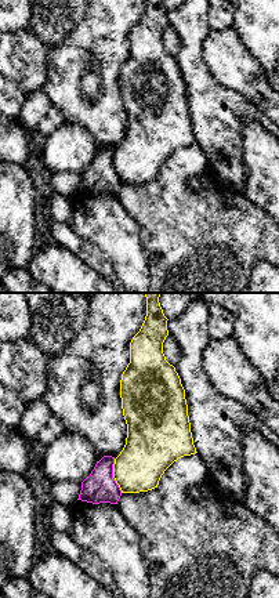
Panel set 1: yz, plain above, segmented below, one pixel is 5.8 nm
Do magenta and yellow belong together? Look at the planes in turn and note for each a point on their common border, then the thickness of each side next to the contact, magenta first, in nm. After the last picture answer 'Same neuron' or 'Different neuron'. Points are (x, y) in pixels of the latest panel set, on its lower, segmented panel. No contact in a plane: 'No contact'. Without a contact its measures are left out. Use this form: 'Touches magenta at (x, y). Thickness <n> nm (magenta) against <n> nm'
Touches magenta at (112, 475). Thickness 180 nm (magenta) against 280 nm

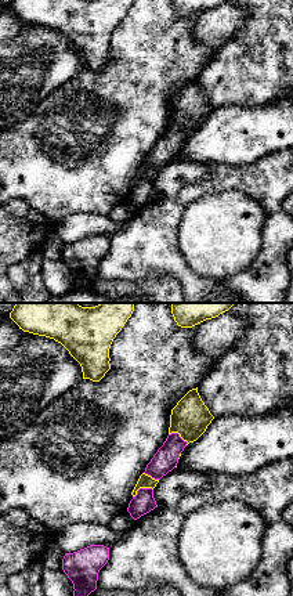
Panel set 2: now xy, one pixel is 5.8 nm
Touches magenta at (141, 488). Thickness 120 nm (magenta) against 80 nm

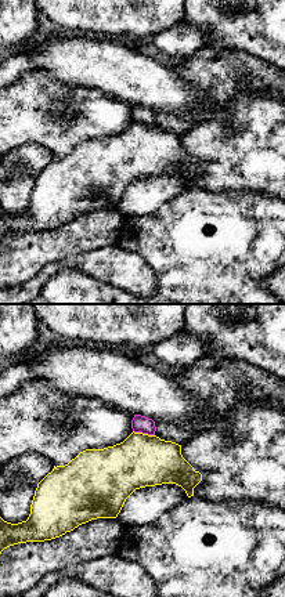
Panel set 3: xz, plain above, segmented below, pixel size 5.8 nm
Touches magenta at (144, 433). Thickness 100 nm (magenta) against 300 nm

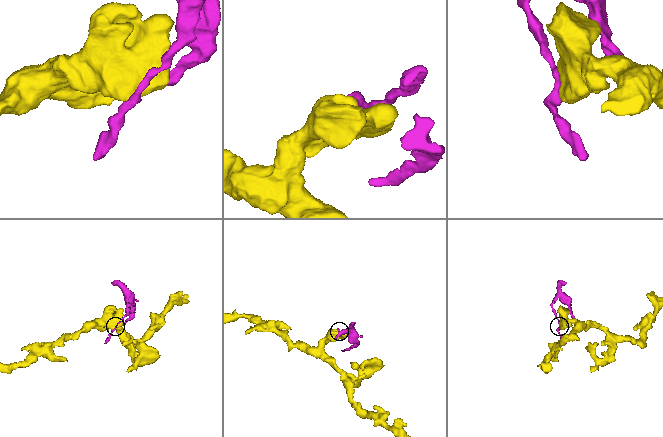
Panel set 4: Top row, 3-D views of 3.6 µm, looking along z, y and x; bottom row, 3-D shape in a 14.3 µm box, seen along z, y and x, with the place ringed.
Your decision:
Different neuron

